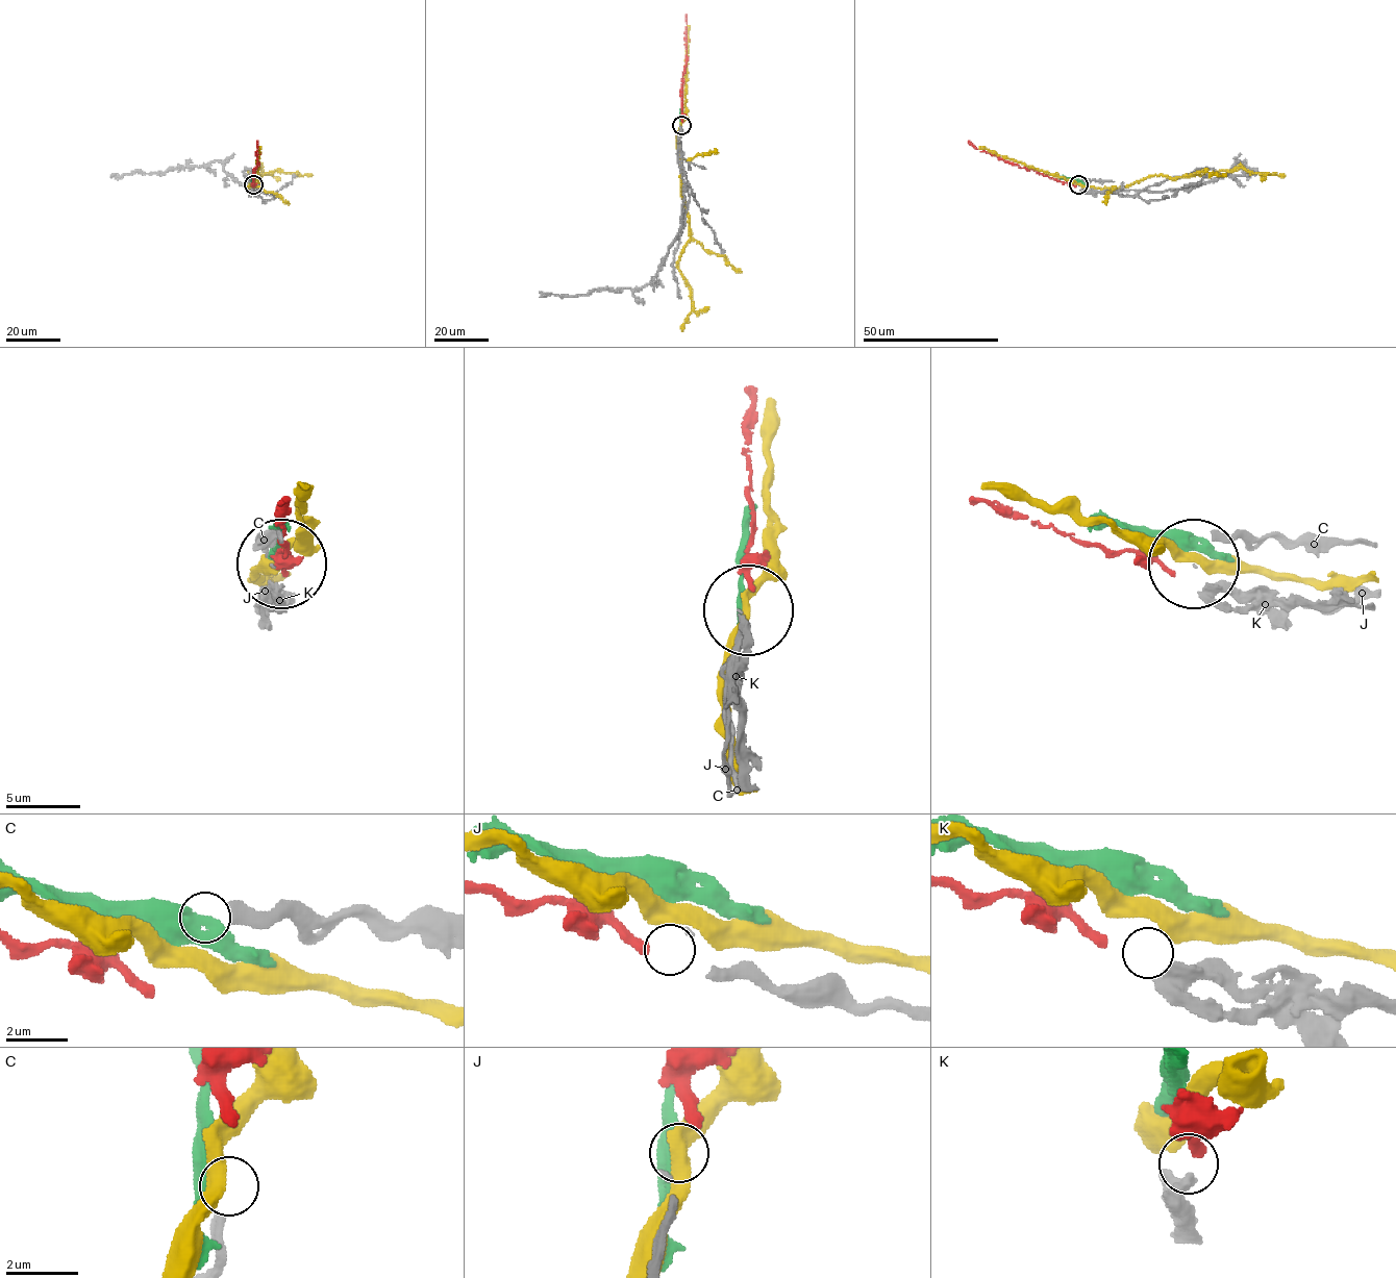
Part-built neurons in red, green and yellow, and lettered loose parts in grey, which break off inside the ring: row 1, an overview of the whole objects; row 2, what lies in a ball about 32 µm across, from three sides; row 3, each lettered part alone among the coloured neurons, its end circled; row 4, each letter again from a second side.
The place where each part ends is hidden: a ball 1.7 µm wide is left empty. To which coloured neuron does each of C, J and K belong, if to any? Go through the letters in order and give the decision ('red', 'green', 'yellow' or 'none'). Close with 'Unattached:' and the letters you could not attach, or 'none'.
C: none
J: red
K: none
Unattached: C, K

